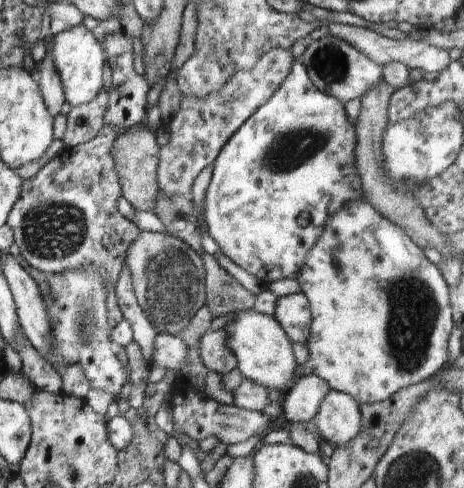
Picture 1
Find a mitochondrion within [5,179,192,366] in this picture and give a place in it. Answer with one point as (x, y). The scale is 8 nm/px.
(53, 230)

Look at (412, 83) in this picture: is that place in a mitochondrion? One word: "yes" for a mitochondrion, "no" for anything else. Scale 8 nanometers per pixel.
no

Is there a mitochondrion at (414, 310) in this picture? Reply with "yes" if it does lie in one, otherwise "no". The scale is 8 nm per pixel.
yes

